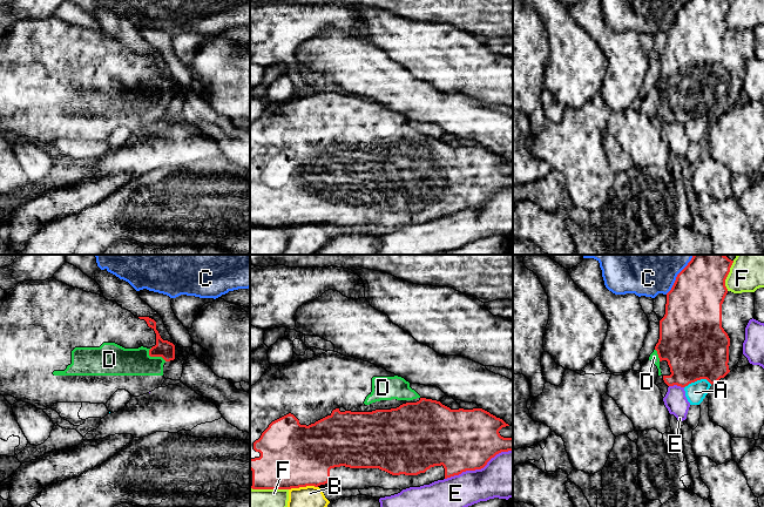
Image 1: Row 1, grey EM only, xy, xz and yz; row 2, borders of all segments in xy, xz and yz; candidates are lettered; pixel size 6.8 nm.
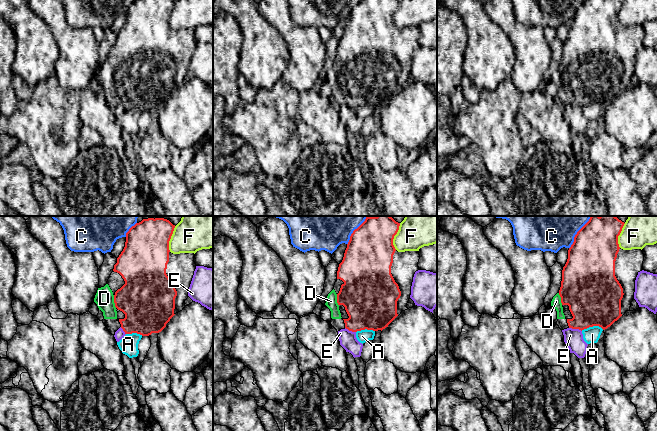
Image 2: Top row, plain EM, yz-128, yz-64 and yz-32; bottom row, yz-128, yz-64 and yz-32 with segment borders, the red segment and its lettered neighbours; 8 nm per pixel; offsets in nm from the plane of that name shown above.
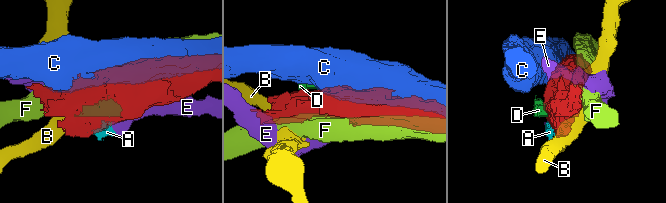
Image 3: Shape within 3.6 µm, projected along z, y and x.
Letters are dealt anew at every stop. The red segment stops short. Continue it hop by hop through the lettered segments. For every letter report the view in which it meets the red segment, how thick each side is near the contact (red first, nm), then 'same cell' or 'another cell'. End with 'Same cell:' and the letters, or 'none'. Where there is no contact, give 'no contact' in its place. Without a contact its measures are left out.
A: contact in yz; calibres 440 and 140 nm; another cell
B: contact in xz; calibres 440 and 140 nm; another cell
C: contact in yz; calibres 380 and 500 nm; another cell
D: contact in xy; calibres 120 and 190 nm; same cell
E: contact in xz; calibres 420 and 320 nm; another cell
F: contact in xz; calibres 400 and 130 nm; another cell
Same cell: D

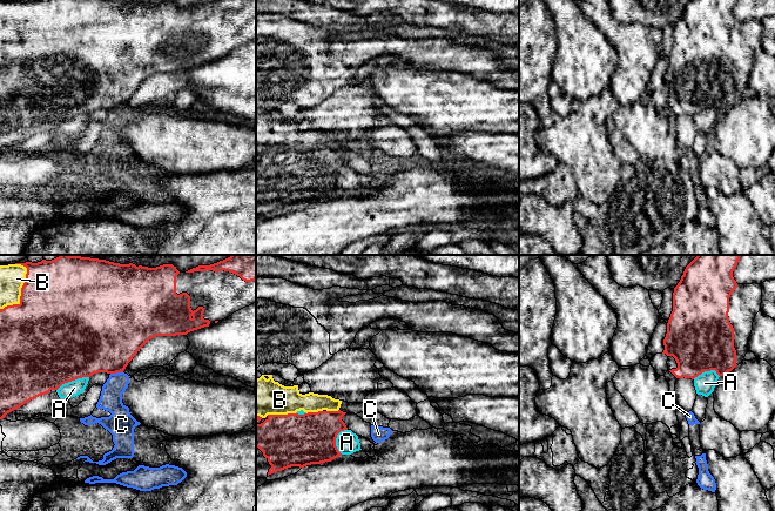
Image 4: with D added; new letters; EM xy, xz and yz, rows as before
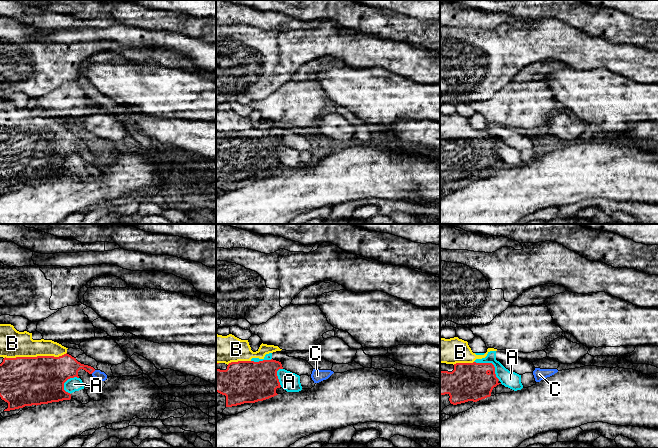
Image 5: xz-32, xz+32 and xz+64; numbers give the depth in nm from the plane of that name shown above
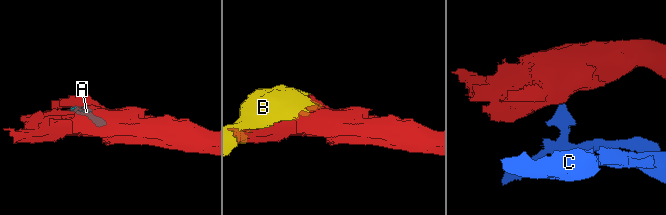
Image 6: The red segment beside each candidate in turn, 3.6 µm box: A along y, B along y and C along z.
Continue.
A: contact in xy; calibres 500 and 110 nm; another cell
B: contact in xy; calibres 500 and 180 nm; same cell
C: contact in xy; calibres 480 and 160 nm; another cell
Same cell: B

